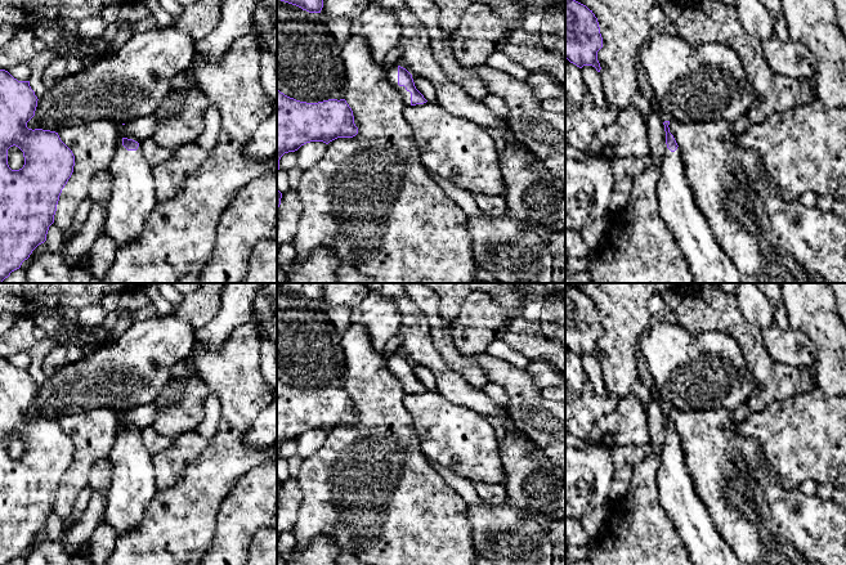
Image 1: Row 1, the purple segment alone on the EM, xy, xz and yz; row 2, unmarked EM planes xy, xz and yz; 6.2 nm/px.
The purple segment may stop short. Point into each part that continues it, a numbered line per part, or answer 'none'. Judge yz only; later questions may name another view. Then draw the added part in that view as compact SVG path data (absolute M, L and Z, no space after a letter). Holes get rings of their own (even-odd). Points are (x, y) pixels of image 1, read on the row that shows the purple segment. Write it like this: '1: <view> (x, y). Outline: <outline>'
1: yz (708, 264). Outline: M666 144L658 169L657 198L659 215L680 246L693 274L694 283L742 283L735 265L717 245L704 216L695 205L695 198L685 178L685 166L681 162L680 148L677 147L675 152L671 152Z

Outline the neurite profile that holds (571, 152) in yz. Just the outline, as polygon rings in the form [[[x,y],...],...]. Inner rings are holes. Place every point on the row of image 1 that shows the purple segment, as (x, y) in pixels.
[[[565,134],[565,158],[577,160],[577,161],[588,158],[586,151],[581,151],[569,143],[567,134]]]

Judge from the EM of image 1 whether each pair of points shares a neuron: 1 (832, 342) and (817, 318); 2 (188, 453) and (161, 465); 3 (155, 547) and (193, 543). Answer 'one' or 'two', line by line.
1: one
2: one
3: one

